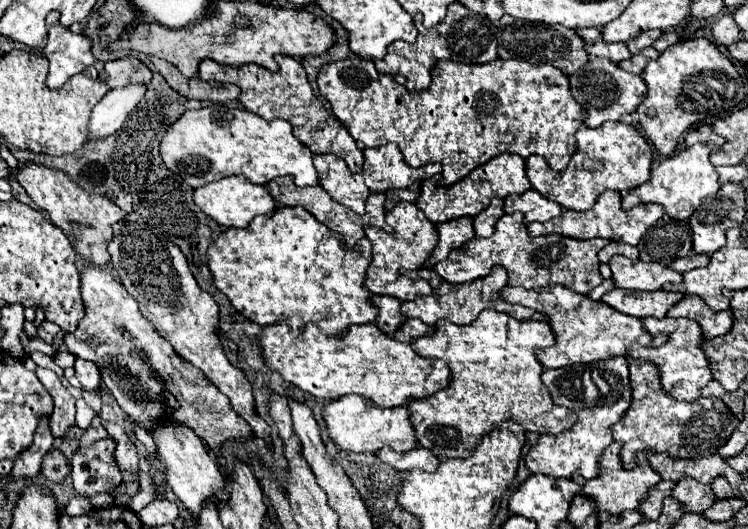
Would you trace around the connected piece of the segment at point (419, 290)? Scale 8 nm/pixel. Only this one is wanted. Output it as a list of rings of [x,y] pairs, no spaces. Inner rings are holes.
[[[400,200],[388,214],[386,214],[386,222],[394,228],[392,234],[384,232],[382,228],[376,226],[368,226],[366,228],[366,238],[372,242],[372,264],[368,268],[366,274],[366,288],[372,294],[388,294],[400,300],[414,300],[420,294],[434,294],[434,288],[422,280],[422,278],[410,278],[404,272],[410,270],[420,270],[424,266],[424,262],[432,256],[436,244],[438,244],[438,232],[436,232],[436,224],[432,224],[424,212],[420,212],[420,208],[412,202],[404,202]]]

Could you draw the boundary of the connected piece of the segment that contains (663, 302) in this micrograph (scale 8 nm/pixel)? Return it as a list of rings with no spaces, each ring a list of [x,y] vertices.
[[[614,288],[606,296],[602,296],[602,302],[622,314],[630,314],[636,318],[664,318],[668,314],[668,308],[672,308],[672,304],[678,304],[682,298],[684,294],[680,292],[624,292],[624,288]]]

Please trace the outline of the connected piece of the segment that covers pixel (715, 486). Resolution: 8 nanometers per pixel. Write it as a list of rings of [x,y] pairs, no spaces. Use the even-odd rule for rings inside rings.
[[[718,476],[714,482],[712,482],[712,490],[718,498],[728,498],[732,496],[732,486],[728,484],[728,480],[724,476]]]

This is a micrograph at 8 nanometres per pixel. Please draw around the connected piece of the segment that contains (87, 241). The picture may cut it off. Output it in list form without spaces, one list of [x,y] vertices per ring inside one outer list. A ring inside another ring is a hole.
[[[26,162],[22,168],[16,170],[16,178],[20,186],[26,190],[26,194],[32,198],[32,202],[38,208],[46,210],[58,228],[70,232],[72,220],[78,220],[82,224],[82,228],[76,232],[76,238],[78,238],[76,248],[80,250],[84,258],[90,258],[94,260],[94,264],[100,264],[100,266],[108,262],[110,254],[106,252],[106,244],[112,238],[112,224],[120,222],[126,212],[122,212],[116,204],[112,204],[112,200],[106,200],[106,196],[100,196],[100,194],[92,196],[92,192],[84,192],[82,188],[78,188],[78,184],[72,178],[68,178],[66,172],[48,168],[44,164]]]

